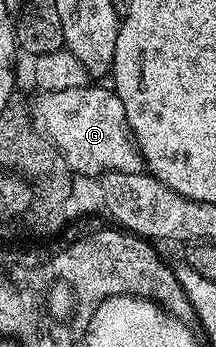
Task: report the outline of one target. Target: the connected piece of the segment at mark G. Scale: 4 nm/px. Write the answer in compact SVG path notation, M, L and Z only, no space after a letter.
M90 84L83 88L69 88L67 92L41 92L36 96L37 99L32 99L31 113L33 115L33 124L49 139L50 142L56 146L57 151L67 160L70 170L74 175L81 176L81 174L94 174L94 176L100 176L110 170L118 170L119 172L127 172L128 174L140 174L146 169L144 158L141 157L140 150L137 149L137 143L133 140L133 134L129 131L129 125L127 124L127 112L123 108L123 100L119 100L117 91L110 88L105 84Z

